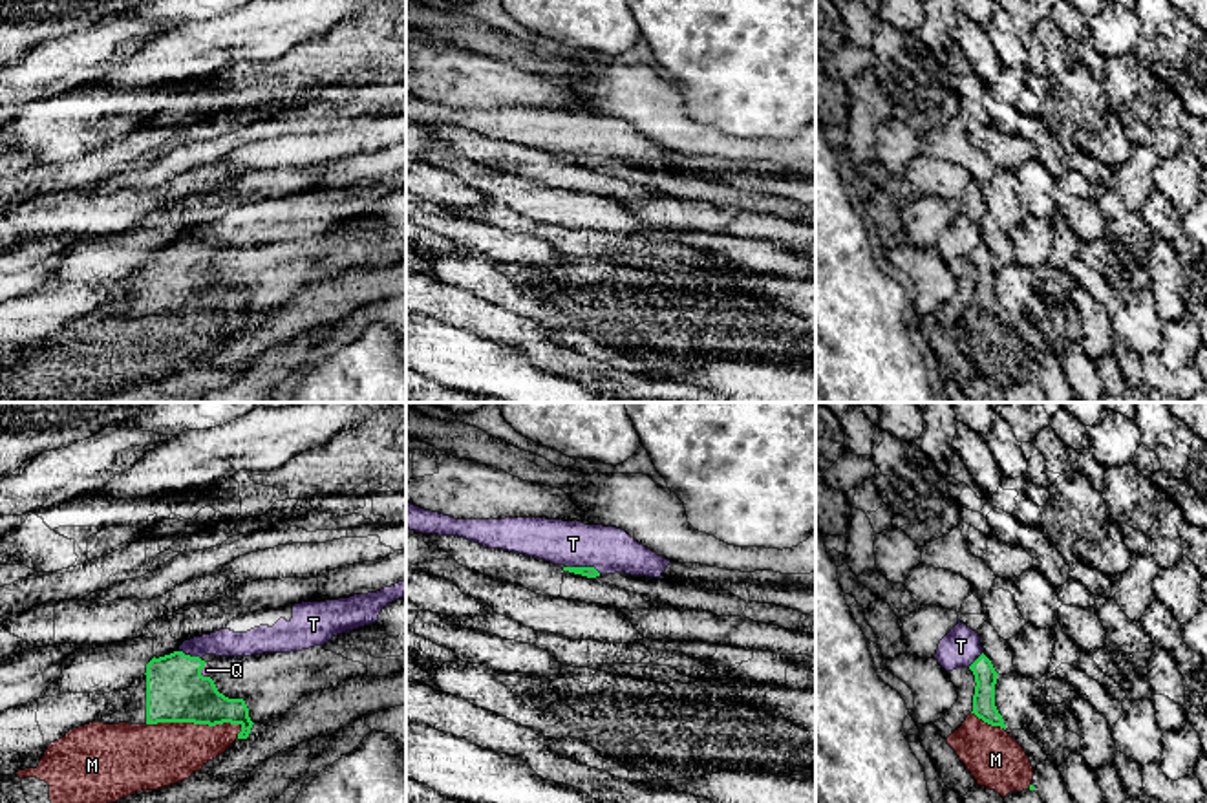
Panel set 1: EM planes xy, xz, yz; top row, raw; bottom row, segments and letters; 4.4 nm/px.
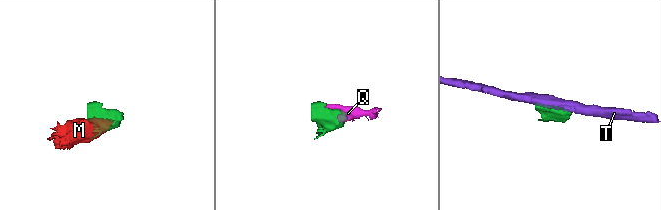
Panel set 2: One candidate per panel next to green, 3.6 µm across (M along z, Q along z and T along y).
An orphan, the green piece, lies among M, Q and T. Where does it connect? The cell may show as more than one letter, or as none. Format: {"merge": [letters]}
{"merge": ["M", "Q"]}

